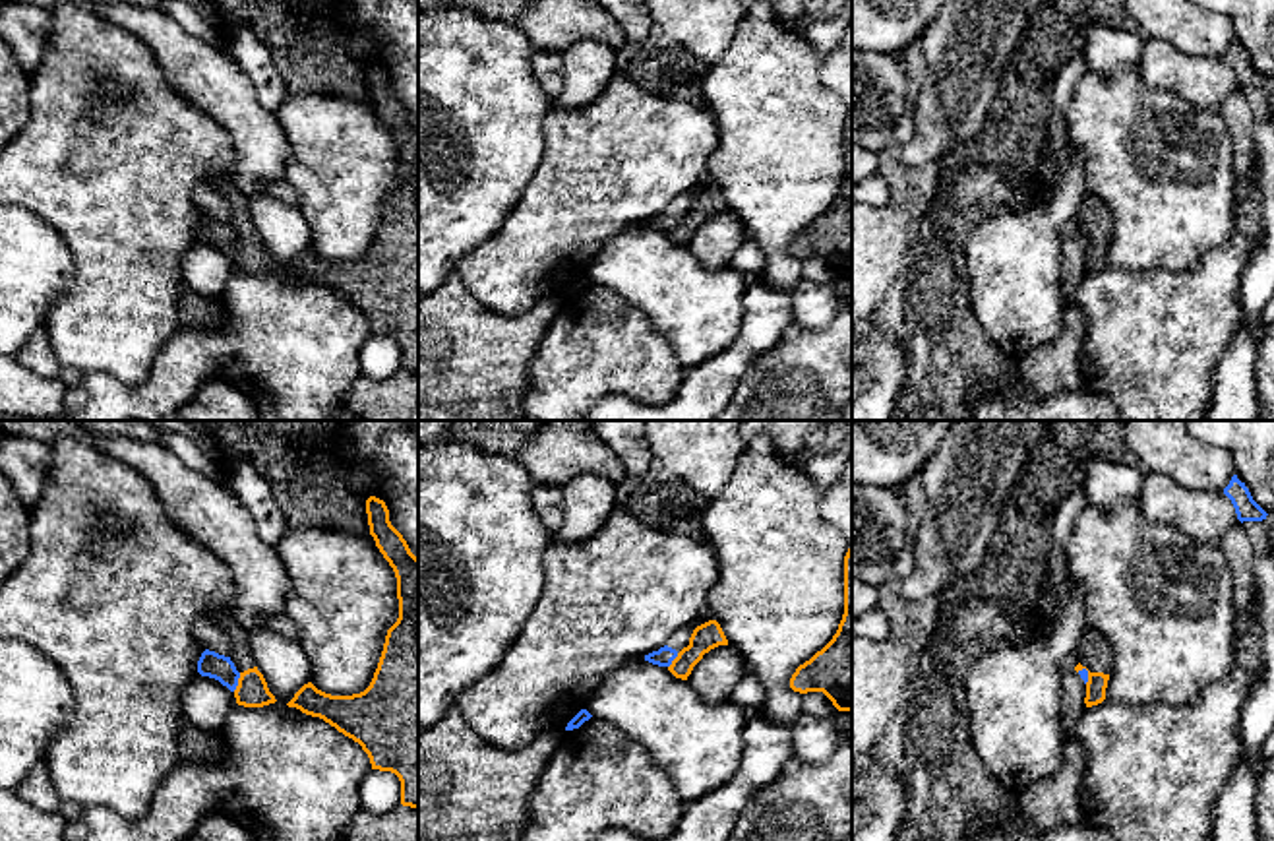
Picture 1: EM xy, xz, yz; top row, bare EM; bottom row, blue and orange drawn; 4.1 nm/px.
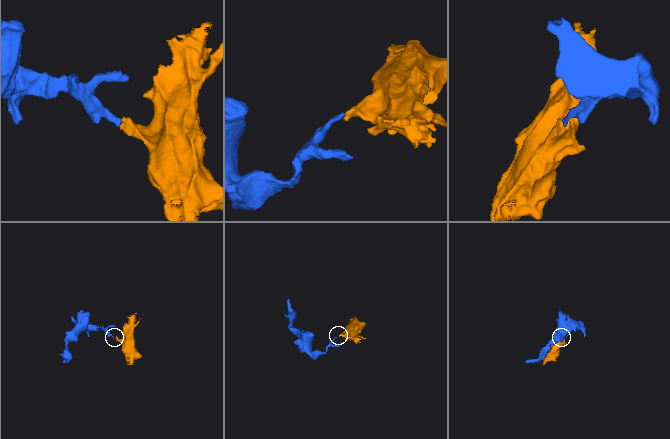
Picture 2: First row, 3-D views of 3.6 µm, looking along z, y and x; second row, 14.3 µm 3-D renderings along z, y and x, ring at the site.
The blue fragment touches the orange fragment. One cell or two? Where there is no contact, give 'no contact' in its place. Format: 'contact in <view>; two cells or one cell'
contact in xy; two cells

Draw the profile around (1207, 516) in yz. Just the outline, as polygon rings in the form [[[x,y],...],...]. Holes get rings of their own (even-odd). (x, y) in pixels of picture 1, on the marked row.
[[[1144,473],[1140,508],[1146,521],[1168,523],[1200,545],[1222,545],[1239,523],[1224,490],[1191,490],[1162,473]]]

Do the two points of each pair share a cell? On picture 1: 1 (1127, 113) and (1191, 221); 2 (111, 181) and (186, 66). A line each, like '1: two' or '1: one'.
1: one
2: two

